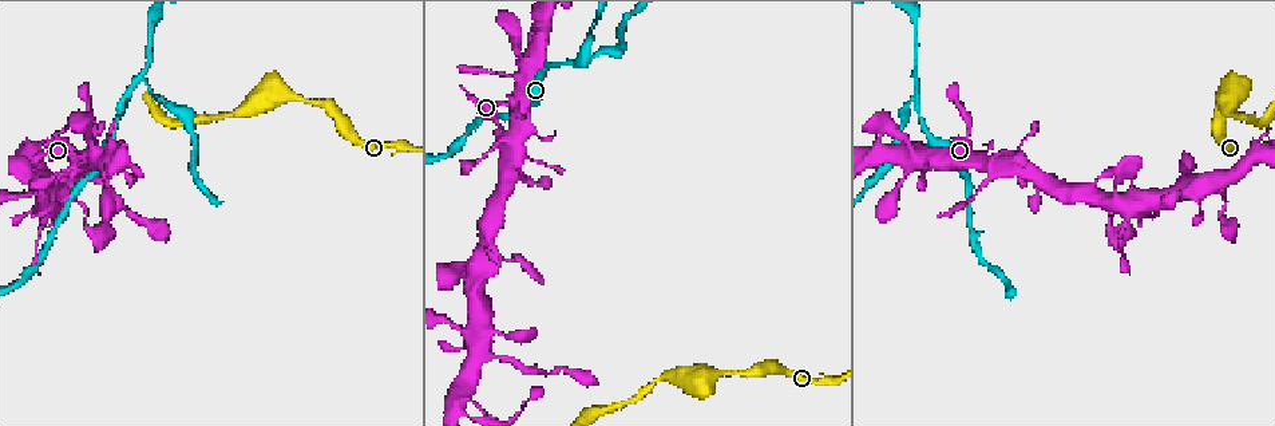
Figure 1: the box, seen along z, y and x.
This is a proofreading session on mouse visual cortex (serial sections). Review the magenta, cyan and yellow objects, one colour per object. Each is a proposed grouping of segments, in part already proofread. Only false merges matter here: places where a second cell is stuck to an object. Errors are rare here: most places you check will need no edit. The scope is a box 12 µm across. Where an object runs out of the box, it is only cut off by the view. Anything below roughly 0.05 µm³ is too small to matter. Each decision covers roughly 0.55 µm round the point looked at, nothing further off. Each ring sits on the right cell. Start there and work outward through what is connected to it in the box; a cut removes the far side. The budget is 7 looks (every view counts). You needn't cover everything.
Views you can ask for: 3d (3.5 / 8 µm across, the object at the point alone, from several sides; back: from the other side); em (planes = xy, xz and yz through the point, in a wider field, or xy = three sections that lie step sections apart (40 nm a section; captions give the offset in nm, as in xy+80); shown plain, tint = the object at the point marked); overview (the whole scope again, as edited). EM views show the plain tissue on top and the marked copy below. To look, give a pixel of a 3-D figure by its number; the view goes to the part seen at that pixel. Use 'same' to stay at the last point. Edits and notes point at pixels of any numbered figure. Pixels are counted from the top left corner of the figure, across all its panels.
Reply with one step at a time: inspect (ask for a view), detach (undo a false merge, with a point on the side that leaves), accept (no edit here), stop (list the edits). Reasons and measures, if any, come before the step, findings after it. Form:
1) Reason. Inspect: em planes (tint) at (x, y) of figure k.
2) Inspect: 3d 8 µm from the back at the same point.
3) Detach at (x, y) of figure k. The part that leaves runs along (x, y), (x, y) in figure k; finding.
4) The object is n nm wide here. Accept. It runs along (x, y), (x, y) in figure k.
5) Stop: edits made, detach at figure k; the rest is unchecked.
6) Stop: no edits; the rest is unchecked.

Arms part here. Inspect: 3d 3.5 µm at (143, 81) of figure 1.

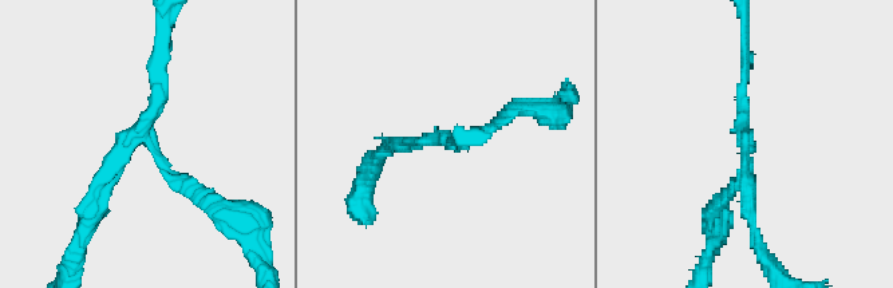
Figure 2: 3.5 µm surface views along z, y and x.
Shape alone is not enough. Inspect: em planes (tint) at (139, 137) of figure 2.

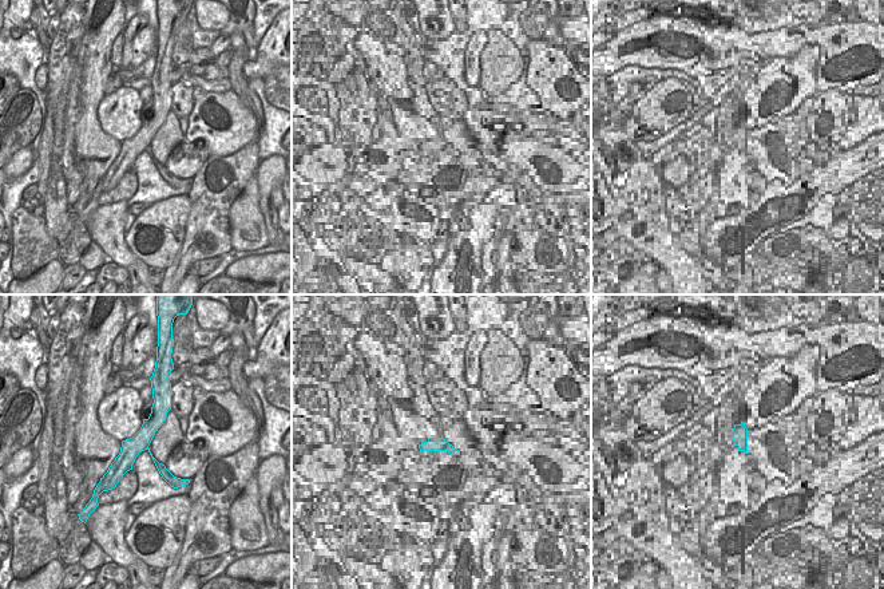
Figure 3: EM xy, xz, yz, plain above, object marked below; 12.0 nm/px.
The object is 240 nm wide here. Detach at (176, 180) of figure 2. The part that leaves runs along (150, 146), (170, 176), (245, 229) in figure 2; a second cell is stuck on.

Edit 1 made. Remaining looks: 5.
See it whole again. Inspect: overview.

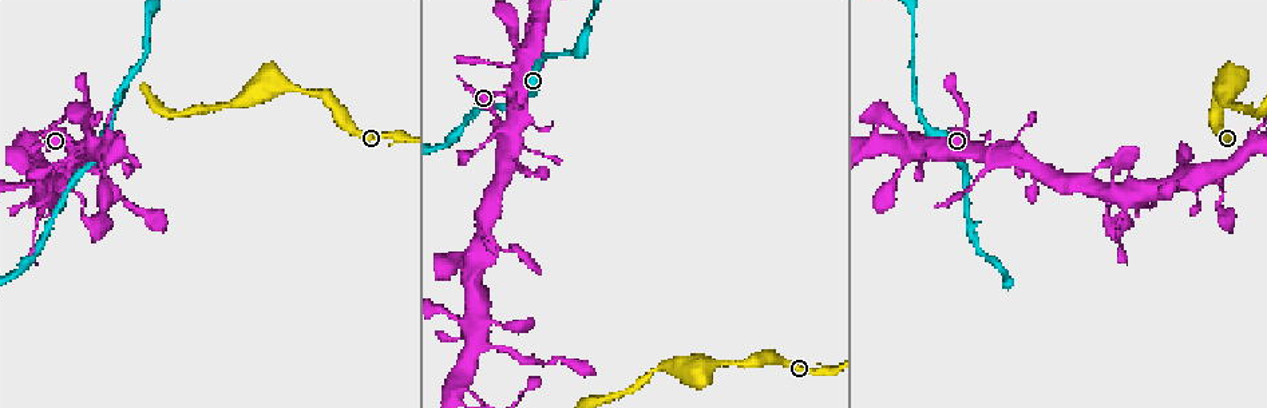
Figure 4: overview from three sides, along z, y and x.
Inspect: 3d 3.5 µm at (520, 97) of figure 4.

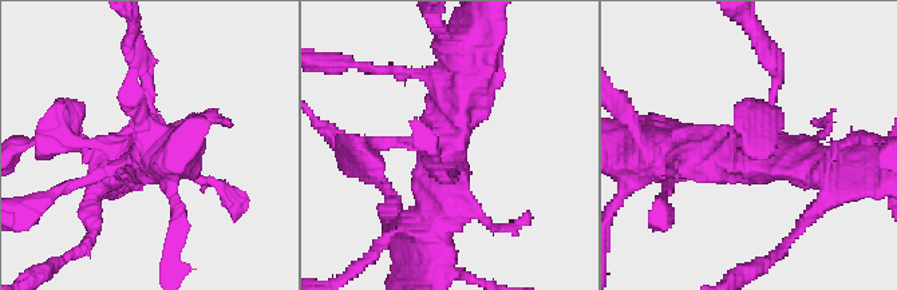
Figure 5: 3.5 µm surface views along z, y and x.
4 arms meet here; the arms are 150, 150, 400, 600 nm wide; shape alone is not enough. Inspect: em planes (tint) at (447, 154) of figure 5.

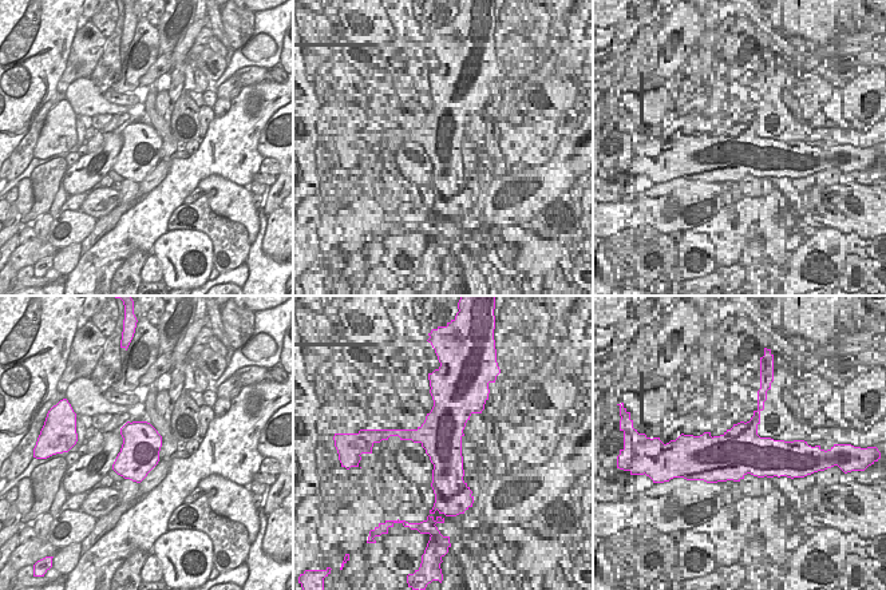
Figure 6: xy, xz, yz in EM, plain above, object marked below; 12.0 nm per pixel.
Cut it another way. Inspect: em xy step 2 (tint) at the same point.

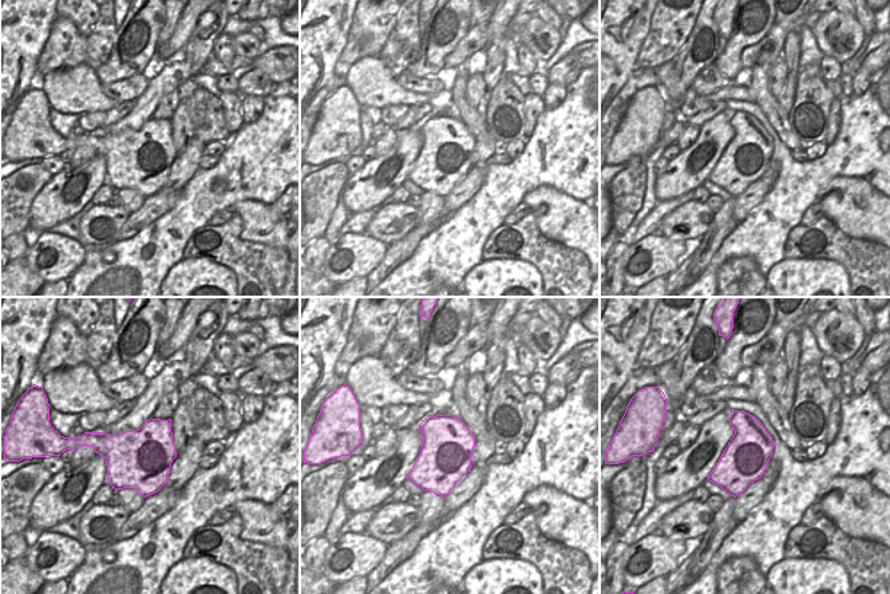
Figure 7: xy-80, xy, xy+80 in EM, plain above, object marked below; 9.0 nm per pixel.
Accept. It runs along (80, 144), (138, 162), (134, 55) in figure 5; continuous, no second cell.

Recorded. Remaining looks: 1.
Stop: edits made, detach at figure 2; the rest is unchecked.

